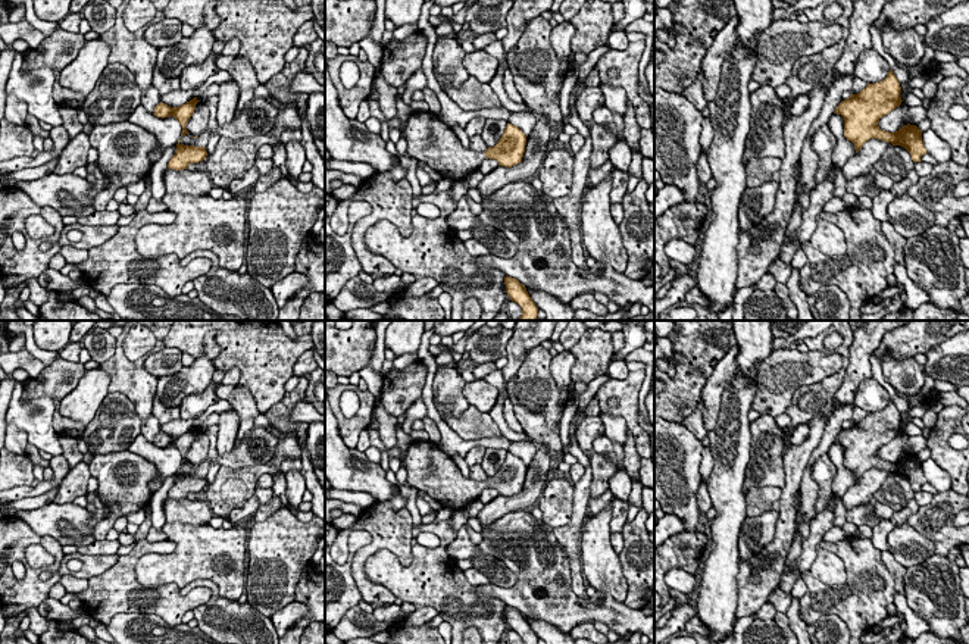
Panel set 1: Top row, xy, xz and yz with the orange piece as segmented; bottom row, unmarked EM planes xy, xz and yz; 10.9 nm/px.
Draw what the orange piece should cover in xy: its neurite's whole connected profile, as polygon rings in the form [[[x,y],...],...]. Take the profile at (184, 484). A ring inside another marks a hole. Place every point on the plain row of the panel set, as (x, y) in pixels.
[[[178,469],[175,484],[168,491],[169,498],[181,500],[188,498],[190,493],[199,493],[206,488],[206,476],[184,475]]]

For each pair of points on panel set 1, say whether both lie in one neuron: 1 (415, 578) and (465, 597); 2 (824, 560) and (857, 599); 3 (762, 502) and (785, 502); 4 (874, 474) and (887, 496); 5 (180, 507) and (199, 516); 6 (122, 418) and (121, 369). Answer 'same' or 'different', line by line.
1: same
2: different
3: different
4: different
5: same
6: different

